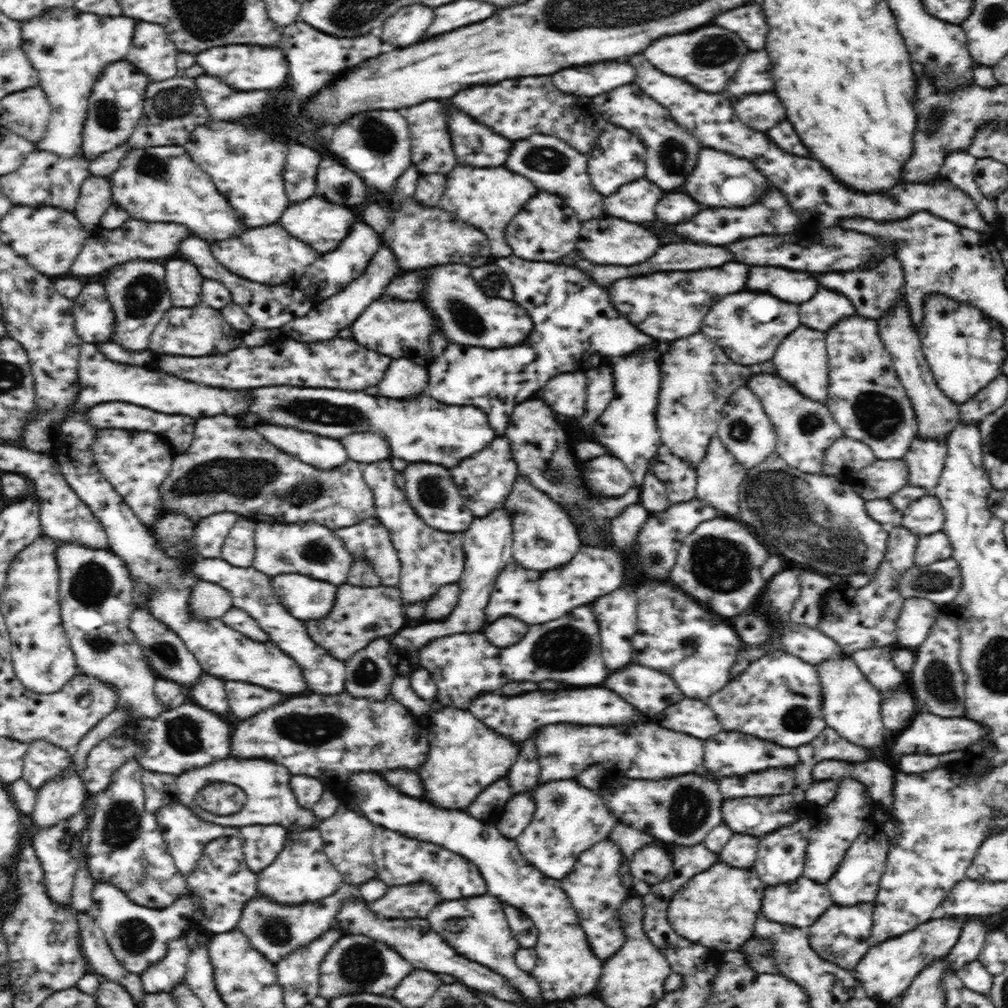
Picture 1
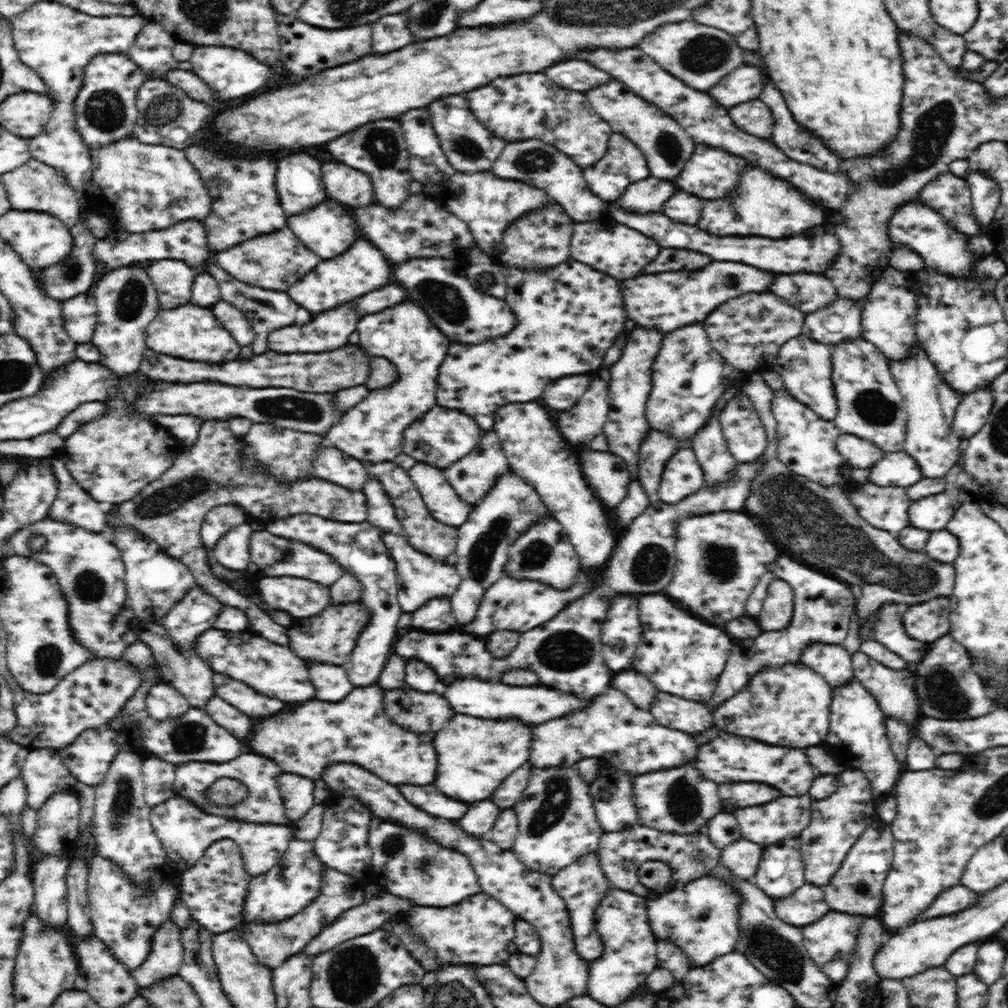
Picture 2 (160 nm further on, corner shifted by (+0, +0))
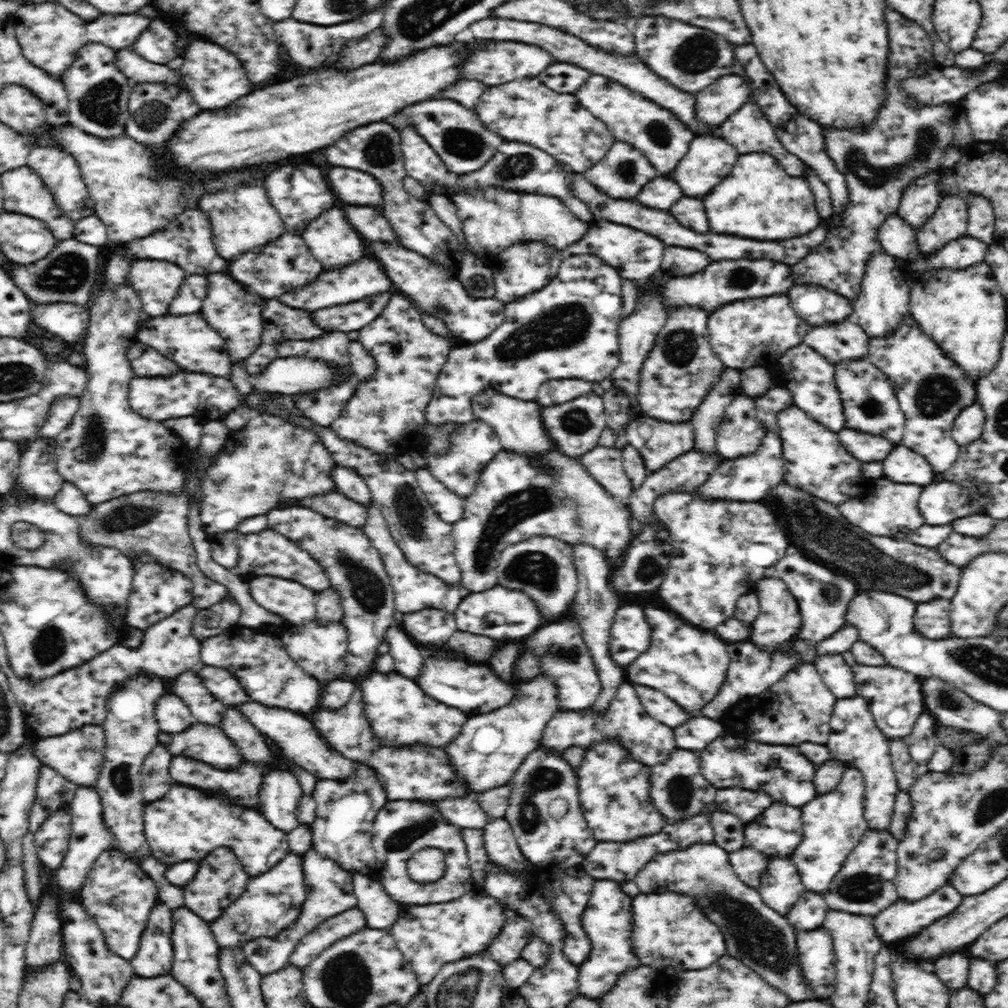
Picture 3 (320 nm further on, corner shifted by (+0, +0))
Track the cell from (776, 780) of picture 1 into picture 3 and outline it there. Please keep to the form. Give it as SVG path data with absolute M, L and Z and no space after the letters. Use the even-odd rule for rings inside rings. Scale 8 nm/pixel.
M720 788L717 790L715 803L720 811L736 815L748 824L758 818L774 801L763 793L756 793L744 788Z

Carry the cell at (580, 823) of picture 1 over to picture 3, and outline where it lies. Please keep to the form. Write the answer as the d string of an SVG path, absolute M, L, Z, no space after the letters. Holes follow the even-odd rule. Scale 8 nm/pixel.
M539 745L526 756L507 784L510 785L510 802L503 817L510 823L520 851L530 864L542 867L556 865L564 869L580 866L597 841L588 828L582 812L576 768L572 767L560 753Z

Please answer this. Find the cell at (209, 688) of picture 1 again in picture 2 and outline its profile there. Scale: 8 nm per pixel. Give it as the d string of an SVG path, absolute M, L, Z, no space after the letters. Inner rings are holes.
M212 696L210 702L206 702L206 712L226 730L230 730L238 740L248 740L252 730L254 730L254 724L252 720L238 712L236 707L228 704L225 700L222 700L219 696Z

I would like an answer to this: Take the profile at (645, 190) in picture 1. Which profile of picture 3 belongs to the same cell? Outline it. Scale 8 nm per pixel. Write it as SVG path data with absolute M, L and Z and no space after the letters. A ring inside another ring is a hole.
M658 176L642 188L642 192L636 196L640 204L646 204L656 210L670 210L680 198L684 198L682 190L674 180L668 180L669 176Z

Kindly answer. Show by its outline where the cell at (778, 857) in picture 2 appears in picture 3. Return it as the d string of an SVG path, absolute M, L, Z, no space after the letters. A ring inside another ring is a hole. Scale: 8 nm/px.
M790 856L769 858L757 891L764 905L786 917L805 891L797 866Z

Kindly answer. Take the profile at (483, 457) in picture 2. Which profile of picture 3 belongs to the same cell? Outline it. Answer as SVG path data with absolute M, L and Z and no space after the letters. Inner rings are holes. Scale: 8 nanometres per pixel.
M476 419L468 424L460 423L458 430L449 436L449 451L437 452L436 456L430 457L426 467L446 488L458 496L465 497L474 490L480 471L500 449L502 445L498 435L486 422Z

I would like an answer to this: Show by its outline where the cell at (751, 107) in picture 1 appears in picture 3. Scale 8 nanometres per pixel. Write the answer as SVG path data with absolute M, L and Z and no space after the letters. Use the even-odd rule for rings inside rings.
M743 104L734 114L730 115L722 124L715 129L713 135L721 137L728 144L731 144L739 154L748 153L768 153L772 155L778 164L790 175L794 177L806 177L809 168L806 163L802 162L796 155L790 153L788 149L780 142L771 122L766 118L758 104Z

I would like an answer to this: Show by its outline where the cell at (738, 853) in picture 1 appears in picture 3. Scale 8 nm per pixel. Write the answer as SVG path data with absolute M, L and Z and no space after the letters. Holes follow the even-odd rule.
M749 846L730 852L728 856L736 876L750 888L757 889L762 875L766 872L769 857Z

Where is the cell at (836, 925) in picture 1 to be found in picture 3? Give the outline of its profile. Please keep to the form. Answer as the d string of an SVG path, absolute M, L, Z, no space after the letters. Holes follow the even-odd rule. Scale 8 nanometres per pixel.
M796 930L797 957L805 981L818 998L830 998L836 984L833 940L828 930Z

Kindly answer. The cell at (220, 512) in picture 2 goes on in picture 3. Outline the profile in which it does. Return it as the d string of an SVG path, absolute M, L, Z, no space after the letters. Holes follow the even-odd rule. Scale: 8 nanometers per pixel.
M266 413L252 418L242 430L228 432L222 450L217 454L215 464L211 464L201 480L200 518L204 532L209 535L228 532L237 528L245 518L265 515L275 509L280 502L302 500L308 496L320 496L334 492L332 460L327 448L314 431L288 423L283 418Z

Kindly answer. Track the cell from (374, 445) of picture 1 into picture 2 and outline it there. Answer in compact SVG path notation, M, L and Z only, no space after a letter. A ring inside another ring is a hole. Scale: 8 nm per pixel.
M408 299L394 307L385 308L381 312L367 315L359 320L357 330L360 338L359 346L368 354L390 360L397 368L398 378L389 386L369 389L368 394L356 406L349 408L336 422L336 426L325 435L325 440L329 446L337 448L347 455L359 461L381 463L392 461L398 454L403 452L403 442L405 431L414 422L420 421L426 412L432 410L437 405L436 390L437 376L440 364L445 362L448 355L449 338L446 338L440 330L430 321L423 308L415 305Z

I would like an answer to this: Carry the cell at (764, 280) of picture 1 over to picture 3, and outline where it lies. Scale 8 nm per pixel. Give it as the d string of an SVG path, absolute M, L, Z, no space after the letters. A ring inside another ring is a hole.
M794 285L787 295L796 315L810 327L838 325L854 316L851 300L818 285Z

